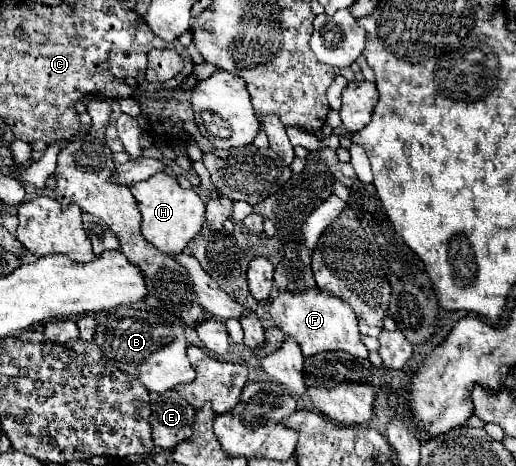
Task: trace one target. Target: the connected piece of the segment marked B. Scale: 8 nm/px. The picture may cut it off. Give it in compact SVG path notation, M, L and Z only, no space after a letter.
M117 307L109 313L99 313L95 341L121 371L135 375L153 393L165 393L181 383L191 383L195 379L195 371L187 359L183 327L165 321L151 311Z

